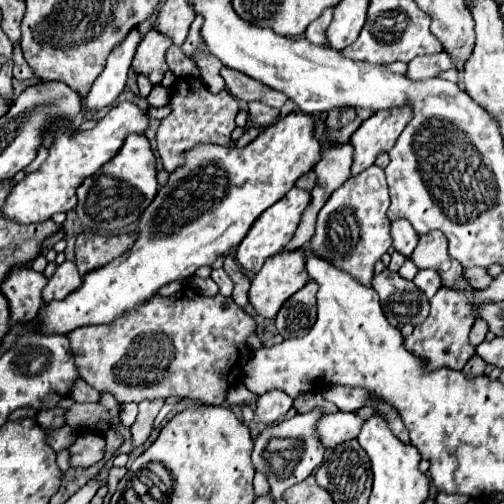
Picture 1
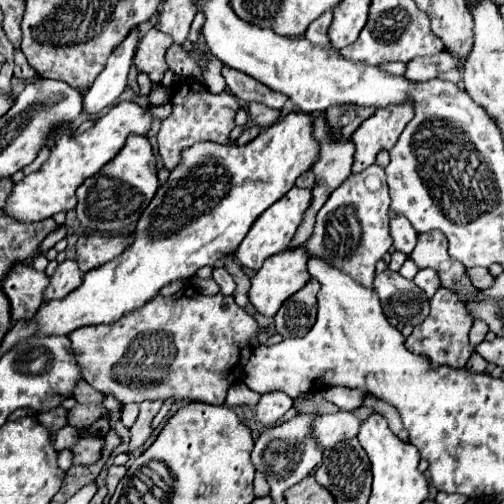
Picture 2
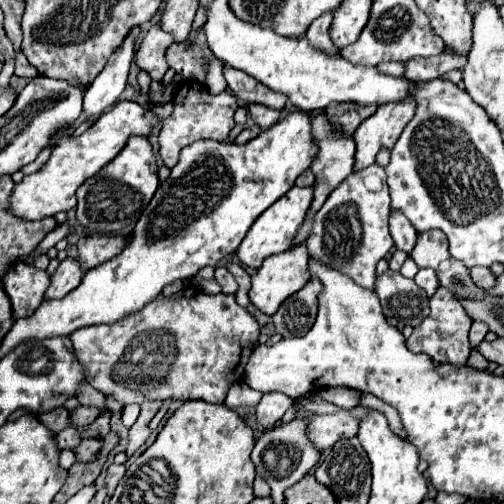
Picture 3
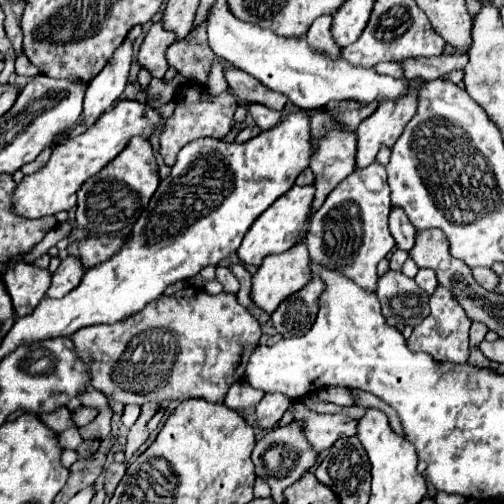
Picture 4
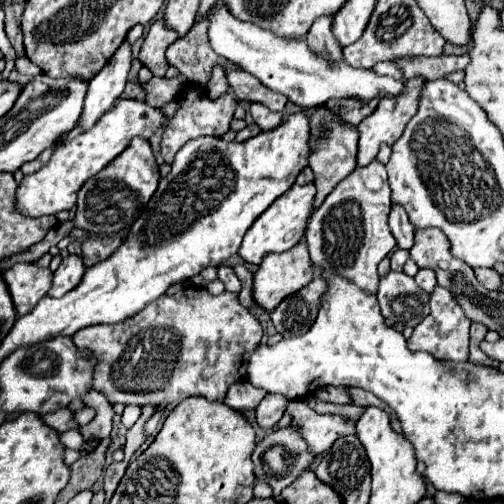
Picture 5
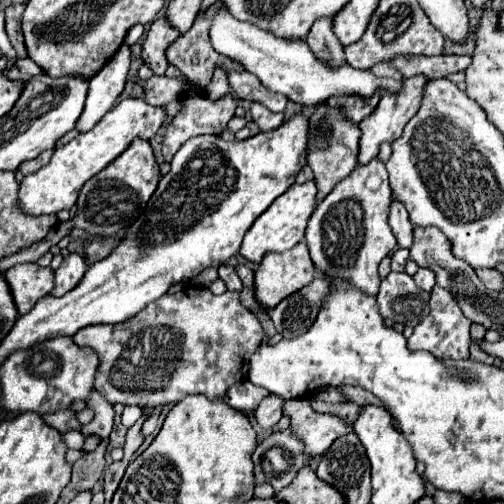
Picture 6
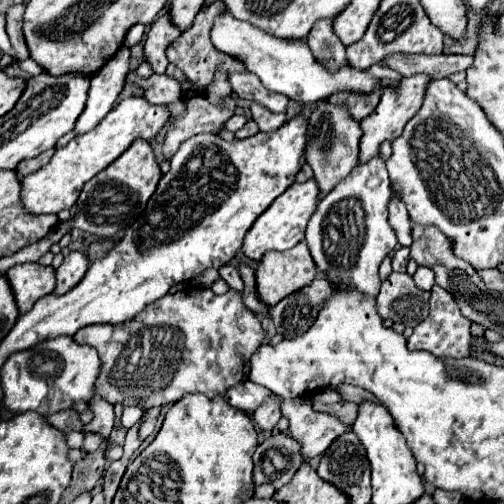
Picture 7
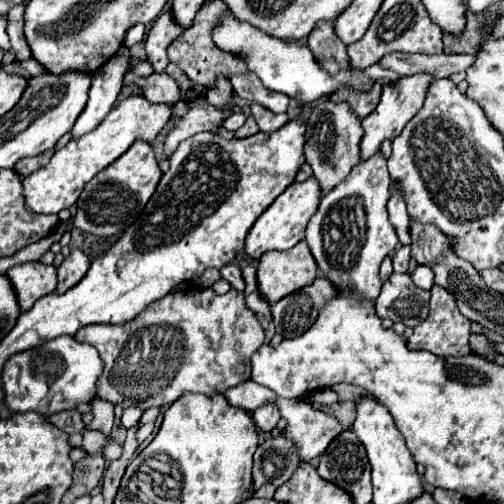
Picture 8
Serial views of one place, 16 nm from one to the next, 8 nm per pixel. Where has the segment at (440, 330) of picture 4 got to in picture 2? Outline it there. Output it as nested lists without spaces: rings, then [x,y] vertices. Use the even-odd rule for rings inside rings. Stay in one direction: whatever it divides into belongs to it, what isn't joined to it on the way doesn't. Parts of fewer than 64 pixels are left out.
[[[440,288],[430,300],[430,316],[420,326],[416,326],[414,332],[406,338],[406,348],[412,354],[426,356],[432,368],[440,368],[444,364],[452,368],[464,368],[464,364],[474,352],[474,348],[468,342],[468,332],[472,328],[474,316],[470,314],[466,302],[468,296],[462,296],[448,288]]]

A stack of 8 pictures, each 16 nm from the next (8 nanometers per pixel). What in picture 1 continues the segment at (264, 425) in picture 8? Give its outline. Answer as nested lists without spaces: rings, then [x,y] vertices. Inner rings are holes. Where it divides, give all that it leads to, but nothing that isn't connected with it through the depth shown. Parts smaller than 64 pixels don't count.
[[[280,390],[266,392],[264,396],[260,396],[260,400],[256,400],[256,416],[264,424],[274,424],[282,420],[290,408],[292,408],[292,398],[288,398],[286,392]]]

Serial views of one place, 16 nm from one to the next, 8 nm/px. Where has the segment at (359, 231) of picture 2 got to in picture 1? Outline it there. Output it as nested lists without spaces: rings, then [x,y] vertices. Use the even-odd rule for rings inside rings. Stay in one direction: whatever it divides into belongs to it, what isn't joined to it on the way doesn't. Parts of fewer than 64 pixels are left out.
[[[378,166],[366,168],[362,174],[352,176],[344,186],[340,186],[328,202],[322,206],[316,224],[316,236],[310,242],[310,248],[332,260],[334,266],[352,274],[364,286],[370,286],[374,276],[374,264],[388,252],[392,246],[390,238],[390,220],[386,216],[390,198],[384,170]]]

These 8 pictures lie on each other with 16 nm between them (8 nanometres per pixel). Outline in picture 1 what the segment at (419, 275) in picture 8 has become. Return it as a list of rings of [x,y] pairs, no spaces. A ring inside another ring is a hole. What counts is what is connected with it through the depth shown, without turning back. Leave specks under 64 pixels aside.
[[[420,270],[416,274],[414,282],[428,298],[432,298],[442,288],[442,278],[440,278],[440,274],[436,270]]]

